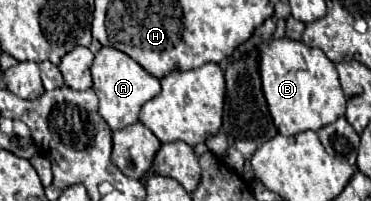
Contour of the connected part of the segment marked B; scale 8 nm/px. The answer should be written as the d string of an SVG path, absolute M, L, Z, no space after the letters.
M291 38L273 40L263 48L263 56L259 58L259 72L269 112L279 134L283 136L293 136L305 130L317 132L319 128L333 124L339 116L345 114L347 100L341 90L335 64L321 48L309 48L303 42L295 42Z

